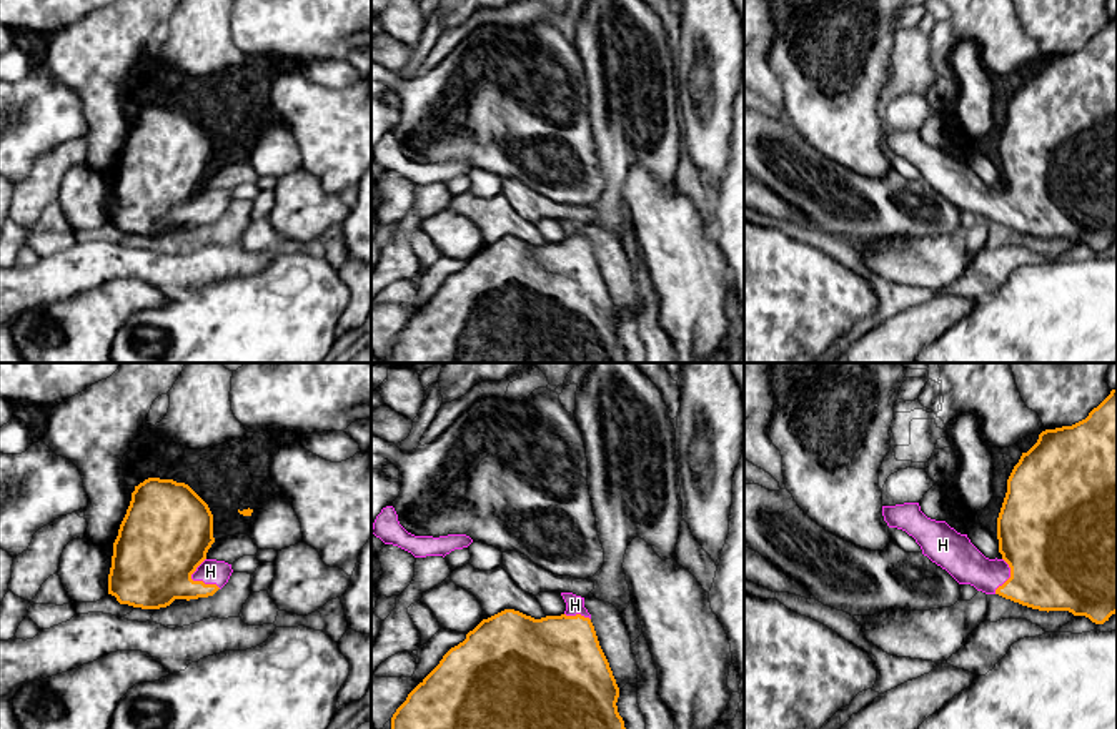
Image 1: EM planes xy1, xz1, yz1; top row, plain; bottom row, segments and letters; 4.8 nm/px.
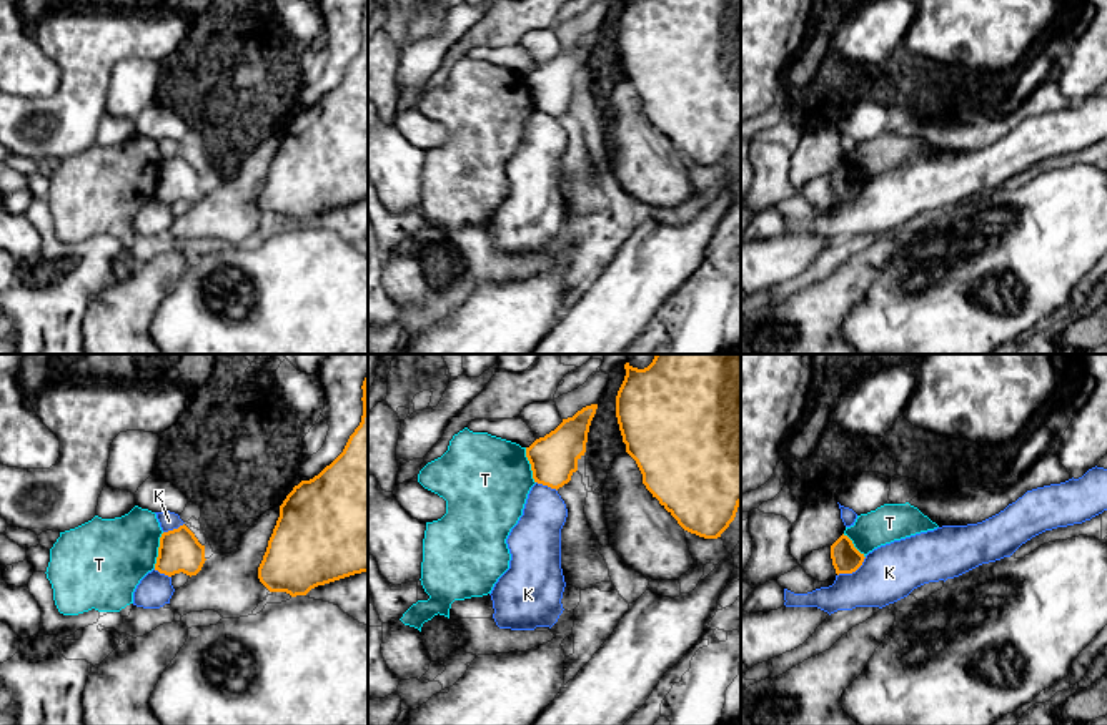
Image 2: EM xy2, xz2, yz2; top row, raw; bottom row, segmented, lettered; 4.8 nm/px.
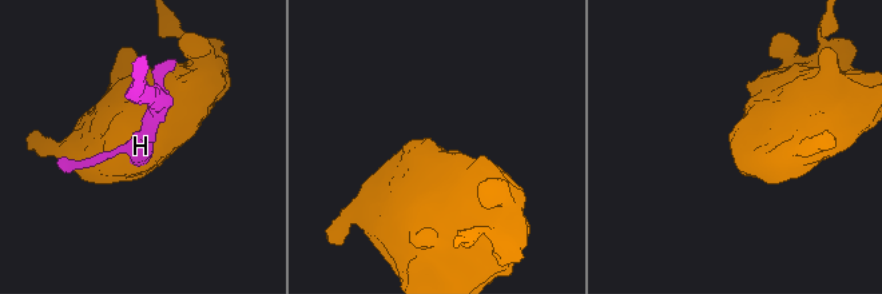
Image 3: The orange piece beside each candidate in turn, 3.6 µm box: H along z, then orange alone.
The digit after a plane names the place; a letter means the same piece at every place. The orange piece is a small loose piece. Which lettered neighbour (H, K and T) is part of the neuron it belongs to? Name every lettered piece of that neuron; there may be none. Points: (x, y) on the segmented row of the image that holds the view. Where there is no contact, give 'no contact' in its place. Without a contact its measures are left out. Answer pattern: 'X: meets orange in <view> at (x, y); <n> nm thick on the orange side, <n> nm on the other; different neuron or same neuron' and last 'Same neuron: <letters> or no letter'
H: meets orange in xy1 at (197, 581); 420 nm thick on the orange side, 120 nm on the other; same neuron
K: meets orange in yz2 at (853, 571); 140 nm thick on the orange side, 280 nm on the other; different neuron
T: meets orange in xy2 at (158, 551); 200 nm thick on the orange side, 380 nm on the other; different neuron
Same neuron: H

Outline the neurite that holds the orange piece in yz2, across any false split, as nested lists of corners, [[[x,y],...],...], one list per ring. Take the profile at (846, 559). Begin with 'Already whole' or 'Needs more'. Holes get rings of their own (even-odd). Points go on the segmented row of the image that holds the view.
Already whole. [[[842,534],[831,545],[831,559],[832,559],[836,574],[839,575],[839,574],[856,572],[862,565],[866,557],[854,547],[852,540]]]

